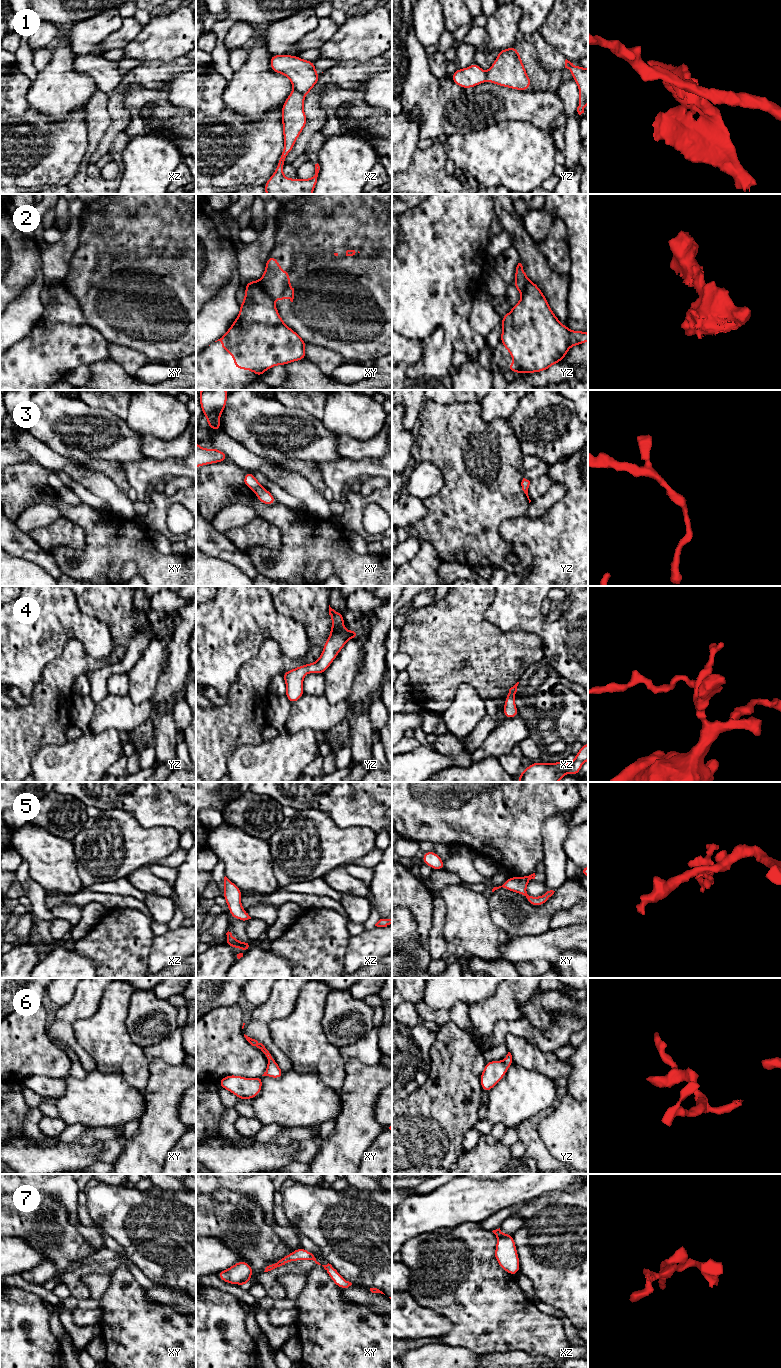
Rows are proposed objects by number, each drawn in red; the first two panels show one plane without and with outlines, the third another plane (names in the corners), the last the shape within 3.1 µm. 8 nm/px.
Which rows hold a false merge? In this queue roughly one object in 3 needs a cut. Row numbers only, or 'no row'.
1, 2

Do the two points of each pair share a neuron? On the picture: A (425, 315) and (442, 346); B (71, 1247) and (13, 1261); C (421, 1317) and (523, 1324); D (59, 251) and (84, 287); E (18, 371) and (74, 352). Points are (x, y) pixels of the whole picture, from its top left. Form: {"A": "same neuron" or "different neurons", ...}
{"A": "different neurons", "B": "different neurons", "C": "different neurons", "D": "different neurons", "E": "same neuron"}

